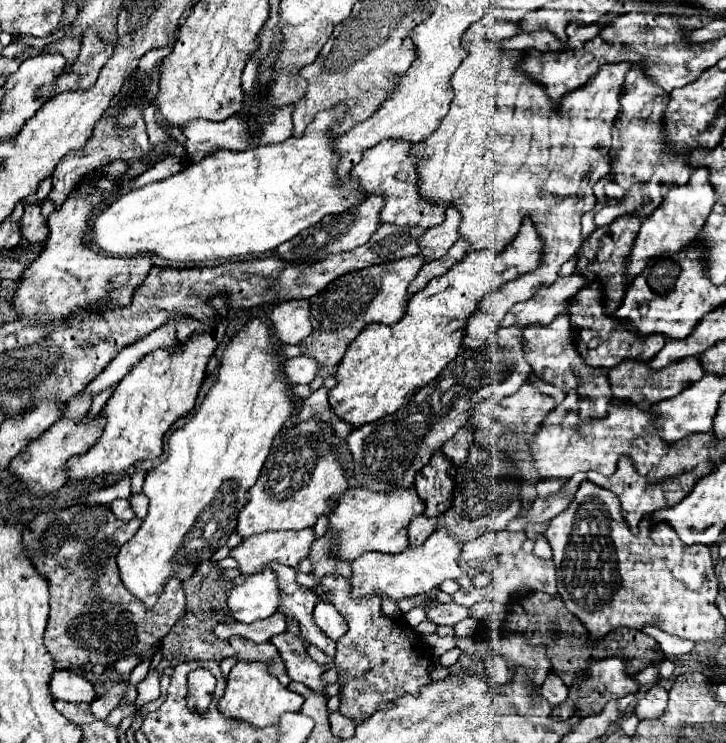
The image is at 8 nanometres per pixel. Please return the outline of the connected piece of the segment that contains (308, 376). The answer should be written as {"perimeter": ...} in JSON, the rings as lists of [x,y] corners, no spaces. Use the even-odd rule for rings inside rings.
{"perimeter":[[[292,357],[292,359],[286,359],[284,365],[282,365],[282,371],[286,373],[284,377],[290,381],[290,383],[302,383],[302,385],[308,385],[312,383],[312,379],[316,377],[316,371],[318,371],[318,363],[310,357]]]}

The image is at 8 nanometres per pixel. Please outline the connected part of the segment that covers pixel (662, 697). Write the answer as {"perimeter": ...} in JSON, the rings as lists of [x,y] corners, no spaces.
{"perimeter":[[[654,685],[650,691],[646,691],[646,695],[636,703],[634,707],[634,715],[644,721],[644,719],[658,719],[664,715],[666,709],[666,701],[668,701],[668,693]]]}

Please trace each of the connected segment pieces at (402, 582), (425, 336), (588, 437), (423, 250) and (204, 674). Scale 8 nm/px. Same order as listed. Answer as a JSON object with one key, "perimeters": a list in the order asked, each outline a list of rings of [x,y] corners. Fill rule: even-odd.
{"perimeters":[[[[434,531],[428,541],[418,549],[406,549],[398,555],[382,555],[382,553],[366,553],[352,561],[352,599],[362,597],[388,597],[392,601],[400,601],[406,597],[416,597],[422,593],[430,593],[446,579],[458,579],[466,573],[466,563],[460,563],[460,547],[458,539],[450,539],[446,531]]],[[[524,219],[522,229],[514,243],[504,253],[494,255],[490,251],[470,251],[442,277],[432,279],[426,289],[414,295],[408,303],[406,315],[396,325],[366,325],[362,333],[348,345],[344,359],[336,369],[336,385],[330,389],[332,411],[354,429],[378,421],[404,407],[416,391],[434,381],[438,373],[464,351],[462,339],[466,319],[478,309],[482,297],[502,283],[516,279],[538,267],[542,241],[532,227],[530,219]]],[[[608,407],[608,415],[592,423],[580,423],[578,413],[548,413],[530,439],[530,455],[536,463],[538,481],[570,479],[578,471],[610,475],[616,471],[616,461],[622,455],[632,459],[640,475],[648,475],[666,453],[666,447],[668,443],[658,443],[650,435],[650,411],[634,411],[634,407]]],[[[452,207],[446,209],[446,219],[442,225],[428,229],[418,247],[420,247],[420,257],[424,259],[424,263],[430,263],[434,259],[440,259],[448,253],[448,249],[456,243],[458,239],[458,225],[460,225],[460,215],[458,211],[454,211]]],[[[196,669],[188,675],[188,707],[196,713],[206,711],[214,695],[216,679],[206,669]]]]}

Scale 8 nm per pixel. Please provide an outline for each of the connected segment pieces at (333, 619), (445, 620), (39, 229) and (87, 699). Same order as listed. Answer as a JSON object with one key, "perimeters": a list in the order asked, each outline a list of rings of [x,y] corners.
{"perimeters":[[[[320,601],[314,609],[314,619],[316,625],[332,639],[338,641],[346,631],[348,631],[348,623],[346,619],[336,611],[334,605],[330,605],[328,601]]],[[[430,601],[424,603],[428,619],[438,623],[438,625],[456,625],[458,621],[466,619],[470,615],[470,611],[466,607],[460,607],[456,603],[448,603],[448,605],[430,605]]],[[[32,203],[24,209],[24,215],[20,219],[20,225],[22,225],[22,235],[36,243],[36,241],[44,241],[46,235],[48,235],[48,227],[44,223],[44,217],[40,213],[40,207],[38,203]]],[[[54,671],[50,681],[50,693],[56,699],[72,703],[92,703],[96,699],[94,685],[72,671]]]]}

